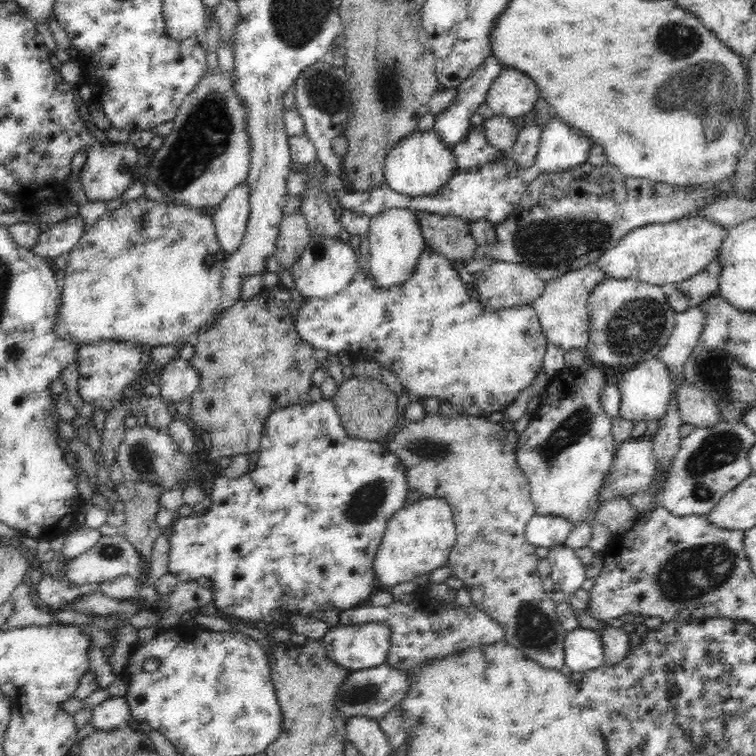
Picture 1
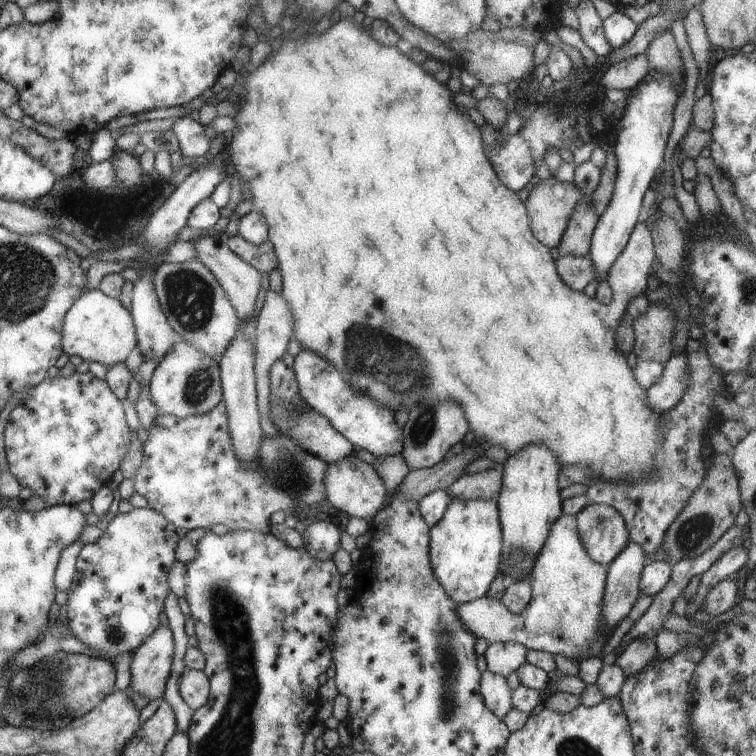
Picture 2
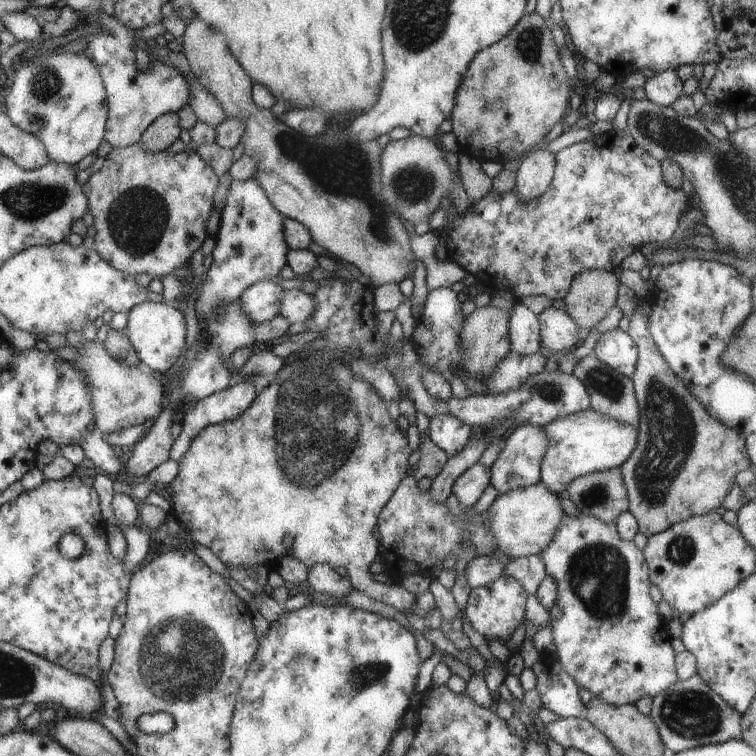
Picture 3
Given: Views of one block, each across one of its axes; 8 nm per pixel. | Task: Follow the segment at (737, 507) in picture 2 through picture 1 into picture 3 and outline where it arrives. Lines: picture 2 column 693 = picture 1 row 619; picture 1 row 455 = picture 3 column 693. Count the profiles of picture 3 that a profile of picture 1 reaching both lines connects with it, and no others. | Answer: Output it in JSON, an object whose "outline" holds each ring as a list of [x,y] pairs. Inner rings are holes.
{"outline":[[[640,306],[629,317],[628,333],[638,343],[639,360],[634,381],[635,395],[639,399],[642,418],[638,426],[639,444],[634,454],[619,469],[622,472],[624,484],[627,488],[629,511],[638,521],[639,532],[646,538],[670,528],[673,524],[691,519],[696,514],[712,512],[720,506],[720,500],[730,492],[734,484],[734,476],[750,466],[746,456],[744,435],[740,429],[728,428],[716,420],[693,393],[686,388],[686,384],[672,372],[671,365],[664,360],[663,353],[655,344],[651,335],[651,325],[646,314],[640,312]]]}

